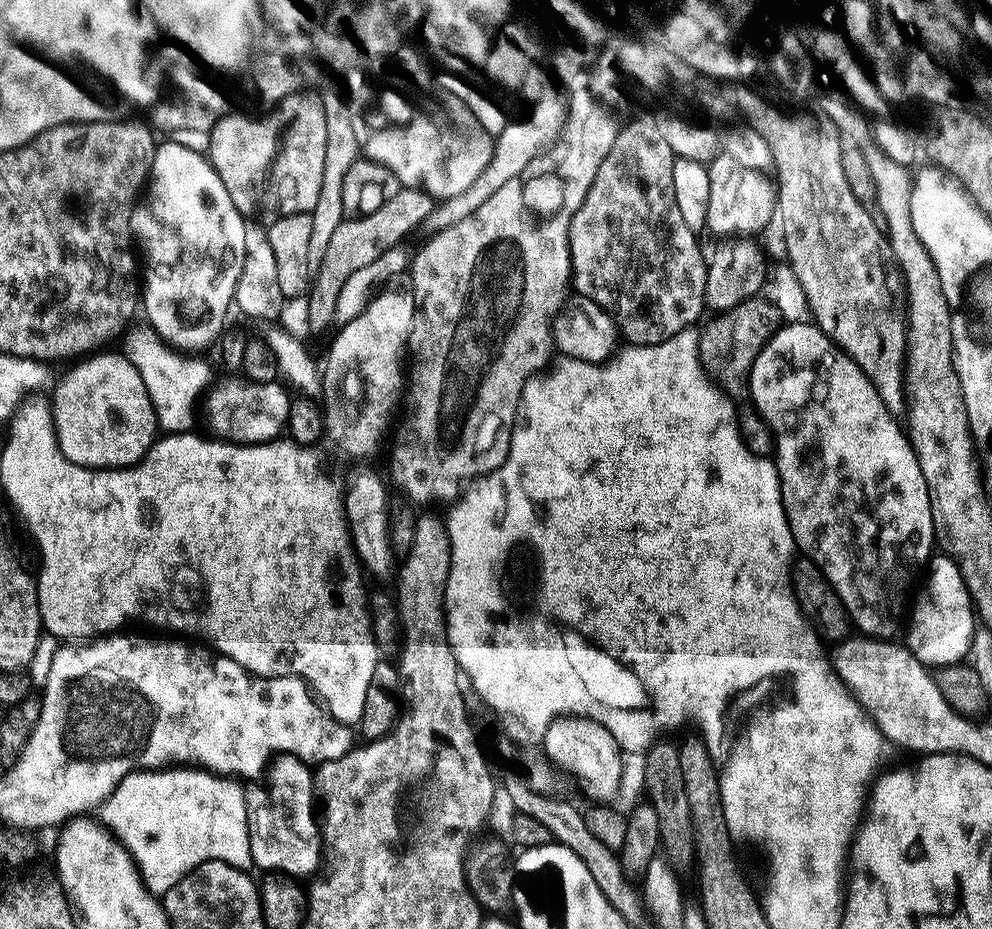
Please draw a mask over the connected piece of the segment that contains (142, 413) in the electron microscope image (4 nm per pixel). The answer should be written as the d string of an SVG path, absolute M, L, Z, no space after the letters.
M98 354L81 359L79 361L81 364L56 390L56 401L53 399L50 404L52 416L56 420L56 437L62 454L71 464L81 464L83 468L97 470L127 468L139 464L156 443L158 439L156 411L150 402L150 394L146 394L142 374L138 374L138 370L129 362L127 355L96 355Z

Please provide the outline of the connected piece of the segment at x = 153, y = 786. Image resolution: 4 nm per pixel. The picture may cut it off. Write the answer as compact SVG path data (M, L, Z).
M171 766L163 770L143 770L129 772L124 777L123 782L113 790L112 795L99 805L98 813L104 821L103 827L110 830L111 835L126 849L129 856L135 861L140 872L140 878L144 881L145 888L155 897L163 897L164 893L170 890L170 886L174 886L179 882L191 868L197 868L202 862L207 860L221 860L235 868L243 868L245 870L253 867L252 851L250 850L250 838L248 837L248 811L246 810L246 802L244 801L245 789L239 788L235 779L227 776L221 776L215 772L201 770L196 766Z

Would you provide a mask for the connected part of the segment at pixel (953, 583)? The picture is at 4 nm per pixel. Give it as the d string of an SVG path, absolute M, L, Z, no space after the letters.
M943 554L933 555L930 563L927 565L928 581L924 584L924 593L916 600L916 605L911 605L910 616L912 612L912 621L907 621L906 632L908 628L908 640L906 647L909 652L914 653L921 664L933 666L932 664L945 664L951 666L959 664L969 655L972 646L972 633L974 631L974 605L972 597L968 595L968 588L964 584L964 575L960 572L959 563L951 555Z

